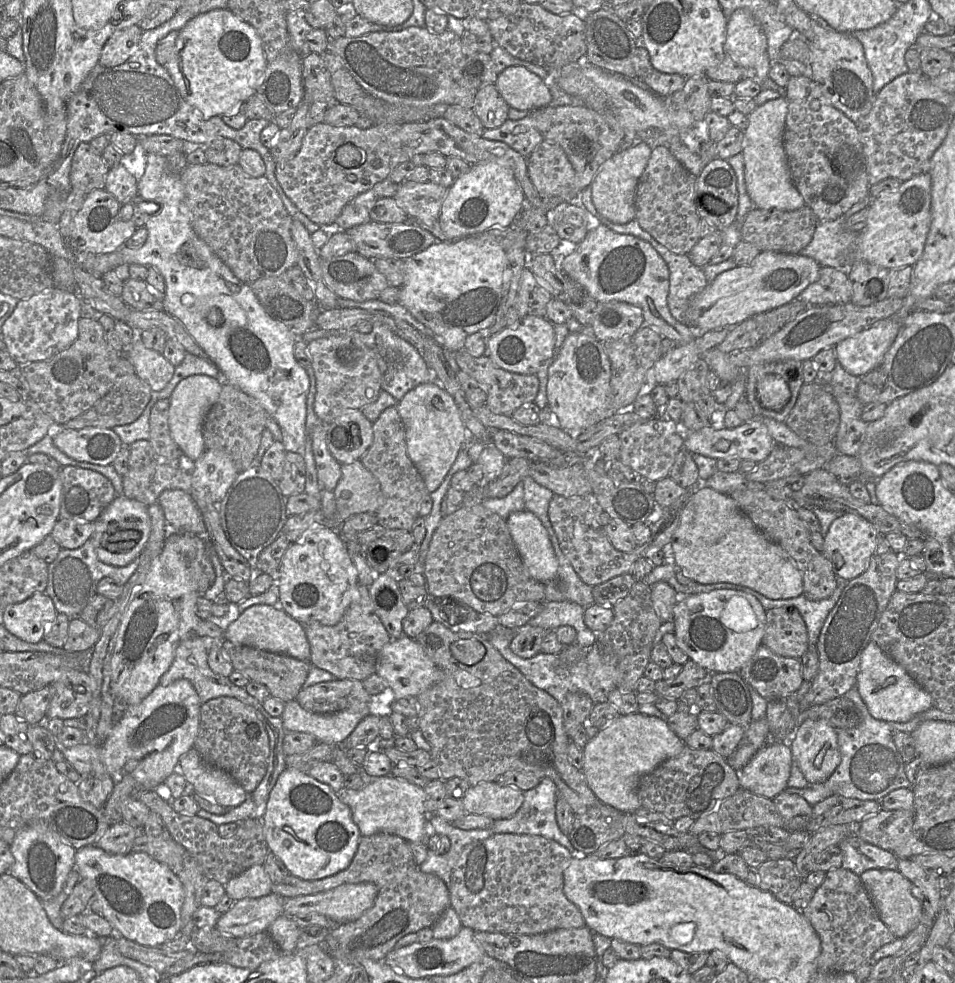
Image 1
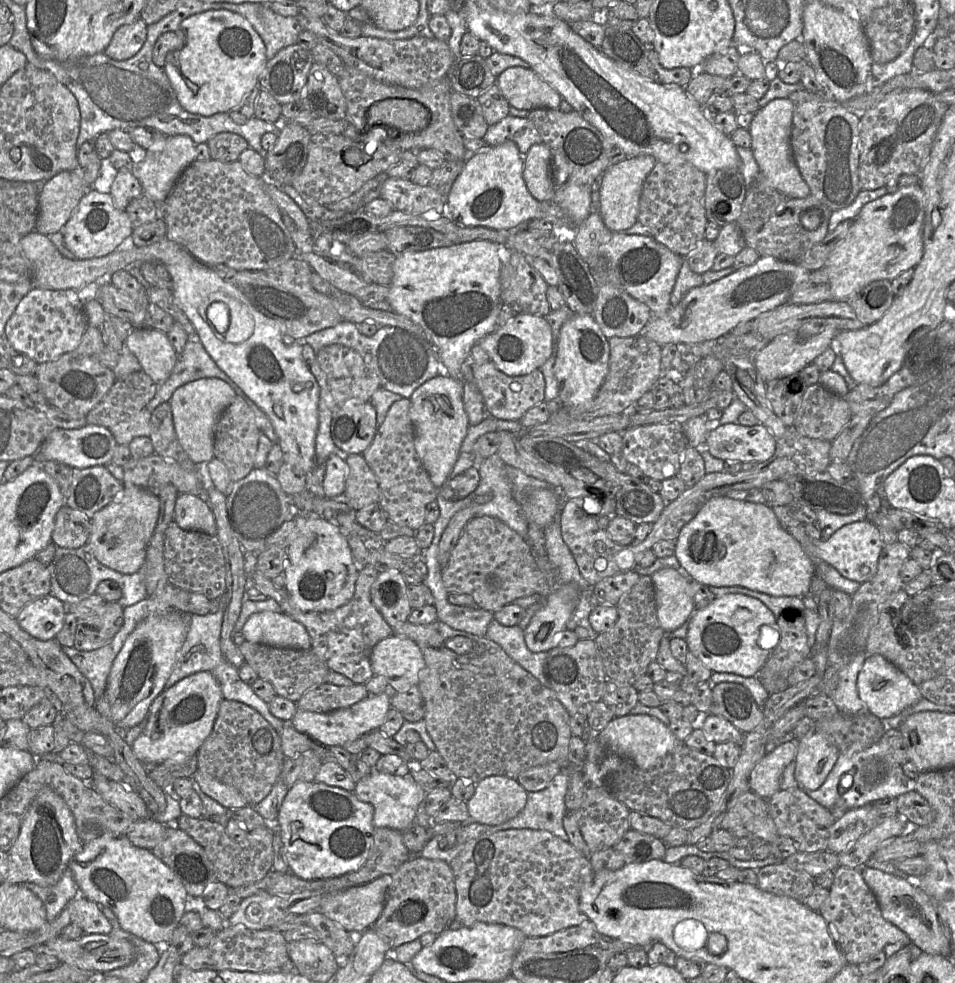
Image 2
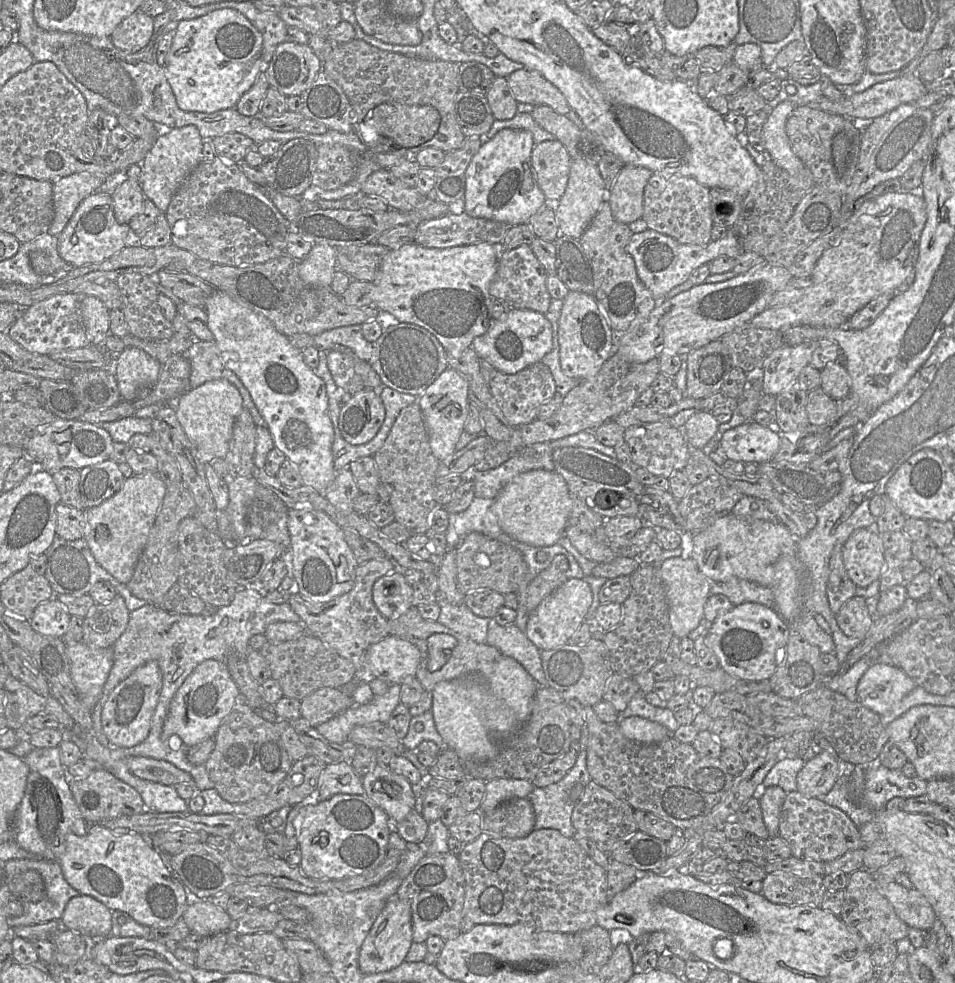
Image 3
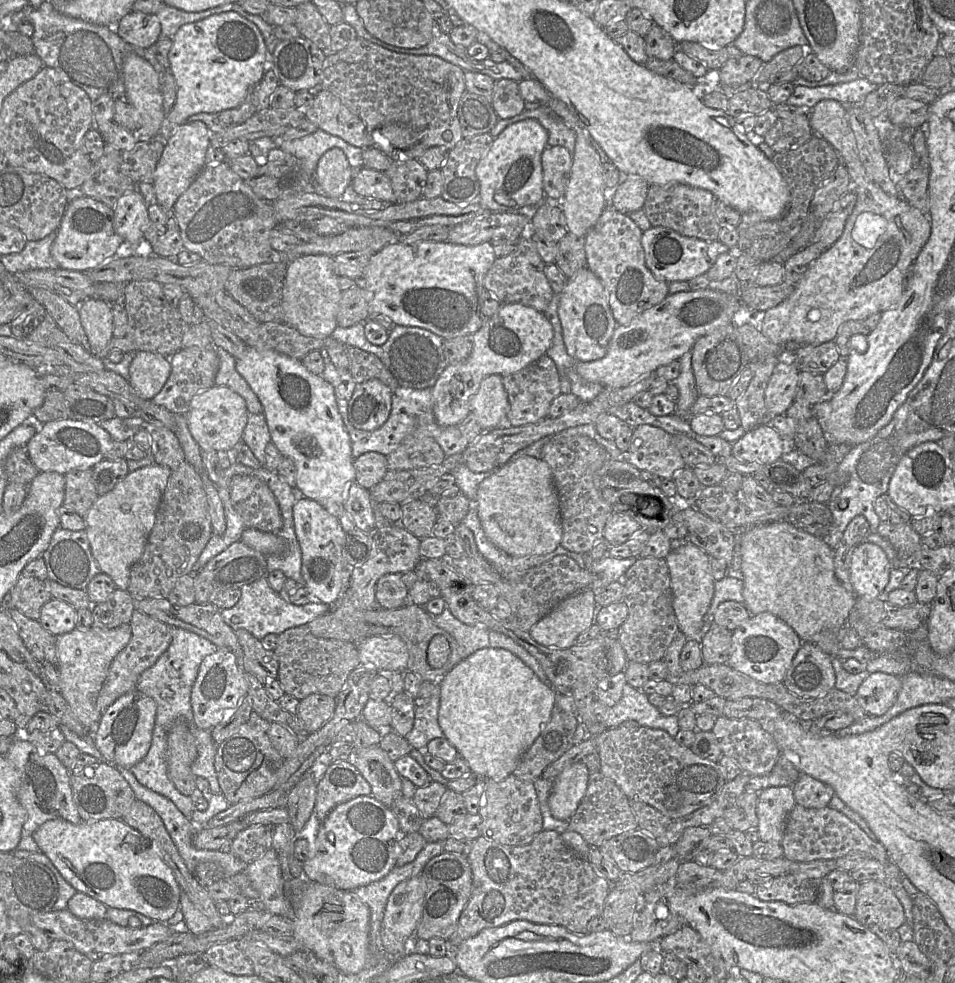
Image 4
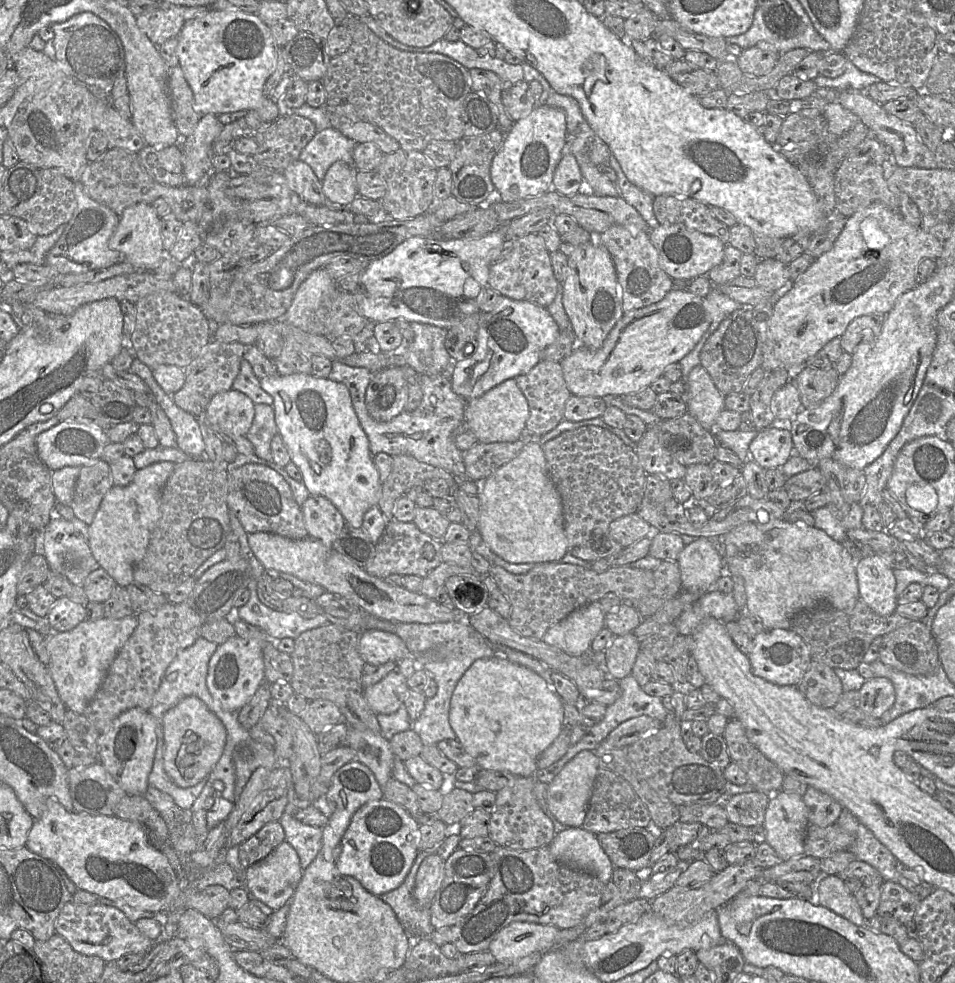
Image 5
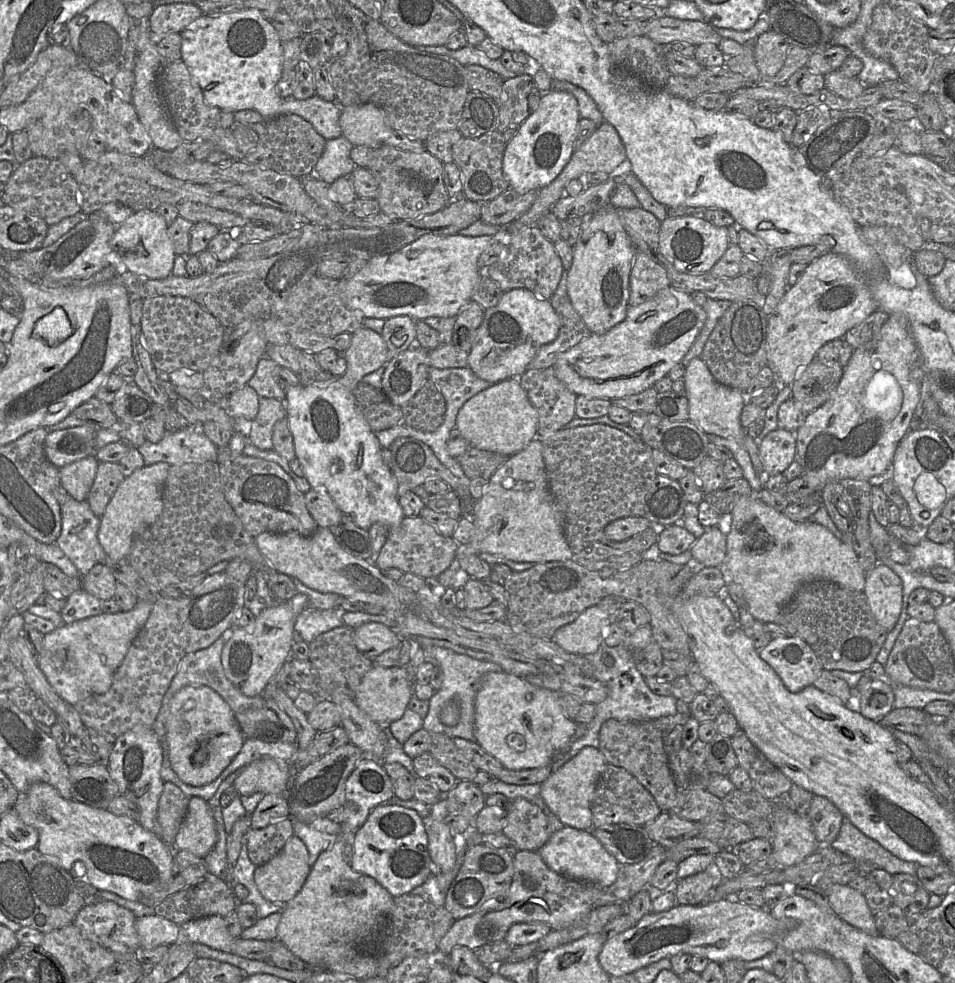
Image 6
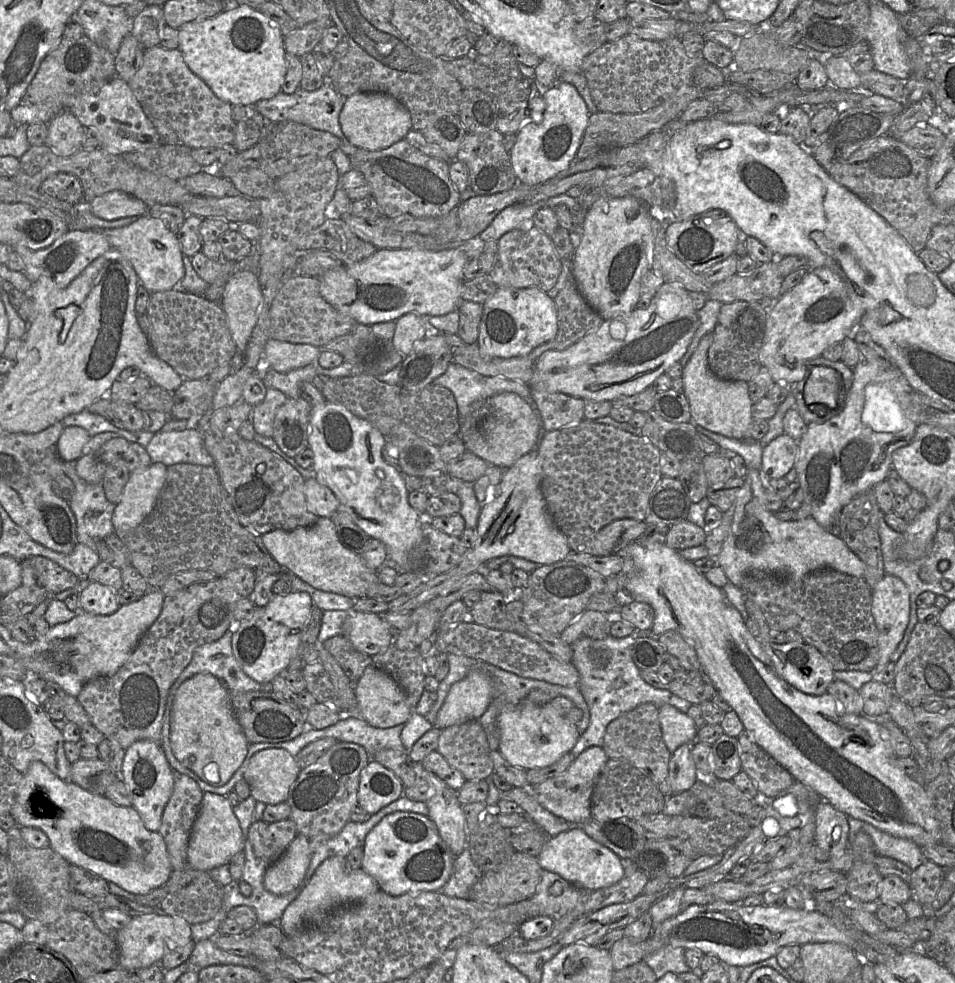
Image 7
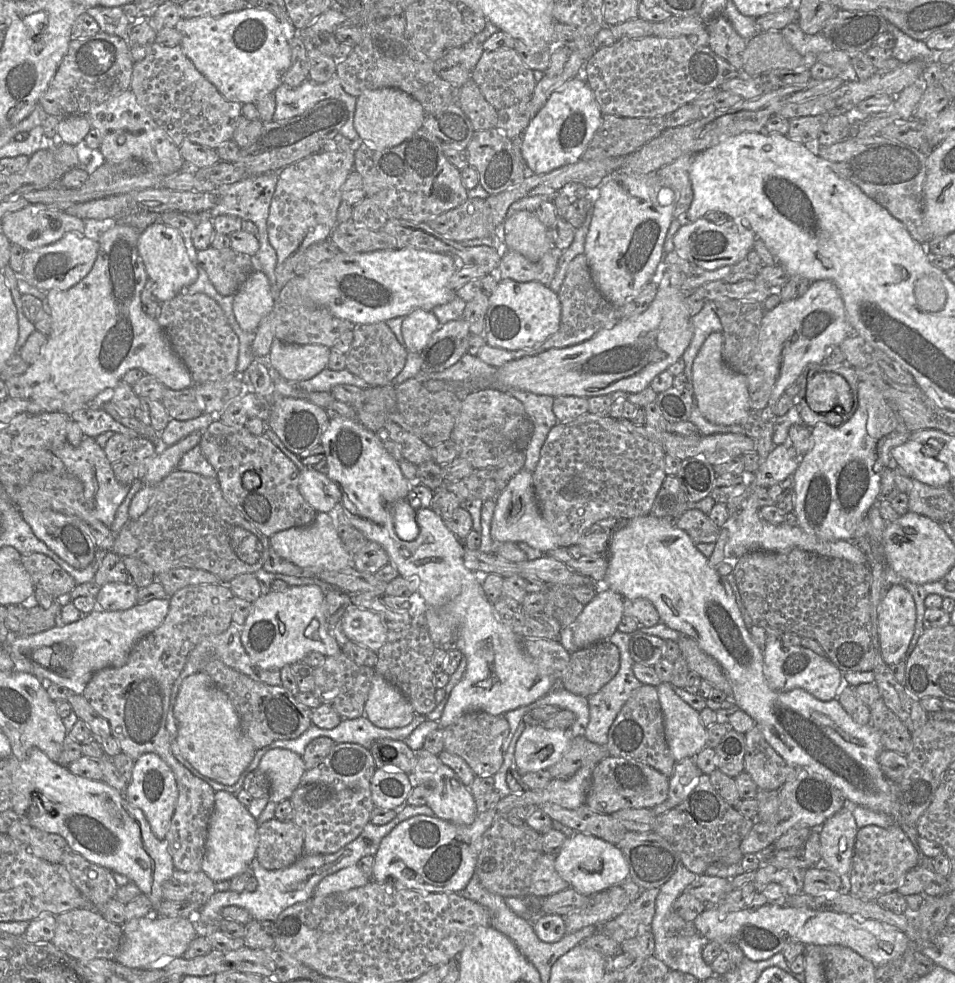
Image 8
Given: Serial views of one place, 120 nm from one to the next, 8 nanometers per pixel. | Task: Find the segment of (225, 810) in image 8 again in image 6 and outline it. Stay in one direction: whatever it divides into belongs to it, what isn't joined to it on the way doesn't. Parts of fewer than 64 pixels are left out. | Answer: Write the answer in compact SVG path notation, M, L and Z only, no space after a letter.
M192 797L174 840L175 850L189 851L204 859L217 839L216 824L208 801Z

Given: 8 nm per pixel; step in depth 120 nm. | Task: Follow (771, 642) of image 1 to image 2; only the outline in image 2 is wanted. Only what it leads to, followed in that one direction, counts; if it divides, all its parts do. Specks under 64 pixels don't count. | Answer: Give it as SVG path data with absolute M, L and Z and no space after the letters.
M786 608L776 618L776 623L780 640L757 675L770 695L789 687L787 679L790 672L796 665L810 657L811 652L802 610Z

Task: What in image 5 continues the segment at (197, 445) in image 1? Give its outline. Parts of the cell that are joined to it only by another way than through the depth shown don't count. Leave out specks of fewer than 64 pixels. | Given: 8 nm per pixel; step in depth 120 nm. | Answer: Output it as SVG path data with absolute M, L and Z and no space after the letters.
M231 389L211 399L205 415L221 433L230 437L245 436L253 422L254 405L247 395Z

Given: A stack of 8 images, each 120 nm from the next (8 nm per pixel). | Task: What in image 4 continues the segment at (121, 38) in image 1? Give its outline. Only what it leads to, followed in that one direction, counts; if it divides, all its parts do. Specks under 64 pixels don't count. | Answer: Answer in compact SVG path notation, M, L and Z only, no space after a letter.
M131 11L115 26L116 33L134 48L149 48L156 44L161 24L156 14Z

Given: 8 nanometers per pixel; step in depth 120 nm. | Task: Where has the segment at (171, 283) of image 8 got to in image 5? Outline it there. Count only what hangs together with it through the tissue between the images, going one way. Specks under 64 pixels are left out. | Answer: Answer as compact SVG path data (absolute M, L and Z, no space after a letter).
M138 203L127 207L120 215L119 224L110 238L110 247L124 255L138 271L154 271L166 252L161 235L161 217L151 204Z

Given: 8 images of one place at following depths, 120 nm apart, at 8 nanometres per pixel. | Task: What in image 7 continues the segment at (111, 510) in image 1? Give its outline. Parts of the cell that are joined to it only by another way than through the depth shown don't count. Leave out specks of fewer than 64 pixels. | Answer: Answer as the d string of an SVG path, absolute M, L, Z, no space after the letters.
M152 463L131 472L112 516L114 533L126 539L153 511L166 478L167 466Z

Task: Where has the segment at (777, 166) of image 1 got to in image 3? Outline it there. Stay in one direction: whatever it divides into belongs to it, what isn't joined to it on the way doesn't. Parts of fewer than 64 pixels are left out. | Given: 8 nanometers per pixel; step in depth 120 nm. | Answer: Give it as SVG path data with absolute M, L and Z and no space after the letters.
M783 101L772 108L761 128L761 138L770 158L791 175L798 175L805 165L793 151L786 132L786 121L794 108L790 101Z

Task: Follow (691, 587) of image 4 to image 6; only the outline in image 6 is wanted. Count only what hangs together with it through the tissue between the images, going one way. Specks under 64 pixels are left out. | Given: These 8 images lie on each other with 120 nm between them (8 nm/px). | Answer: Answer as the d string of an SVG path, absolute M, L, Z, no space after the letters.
M717 526L706 528L689 551L692 558L705 567L718 567L723 564L726 556L726 534Z

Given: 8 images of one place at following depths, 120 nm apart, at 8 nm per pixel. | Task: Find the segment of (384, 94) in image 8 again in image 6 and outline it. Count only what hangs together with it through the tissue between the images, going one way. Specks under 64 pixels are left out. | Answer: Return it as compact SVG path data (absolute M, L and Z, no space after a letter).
M371 103L350 105L342 108L340 116L342 135L353 146L377 149L393 130L388 123L386 112Z

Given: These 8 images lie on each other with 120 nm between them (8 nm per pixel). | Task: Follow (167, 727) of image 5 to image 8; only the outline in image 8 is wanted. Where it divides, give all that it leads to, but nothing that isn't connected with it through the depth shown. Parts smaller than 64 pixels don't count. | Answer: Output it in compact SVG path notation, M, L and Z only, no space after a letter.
M205 672L187 677L181 684L174 715L177 744L182 756L205 777L220 784L233 785L249 766L255 747L243 732L240 719L228 696Z

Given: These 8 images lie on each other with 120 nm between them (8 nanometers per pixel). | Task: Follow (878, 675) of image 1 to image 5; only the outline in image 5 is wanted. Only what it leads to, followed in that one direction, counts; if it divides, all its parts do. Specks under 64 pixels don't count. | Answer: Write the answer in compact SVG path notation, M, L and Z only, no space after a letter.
M873 677L859 689L859 708L866 714L880 718L896 698L893 683L884 677Z

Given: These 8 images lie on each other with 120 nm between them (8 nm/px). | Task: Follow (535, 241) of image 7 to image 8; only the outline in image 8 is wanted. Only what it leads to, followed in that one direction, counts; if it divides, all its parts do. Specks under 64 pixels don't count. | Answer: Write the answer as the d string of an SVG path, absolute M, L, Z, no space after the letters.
M554 246L538 261L533 262L522 254L507 248L501 256L496 276L499 280L537 281L548 286L557 270L560 253L561 251Z

